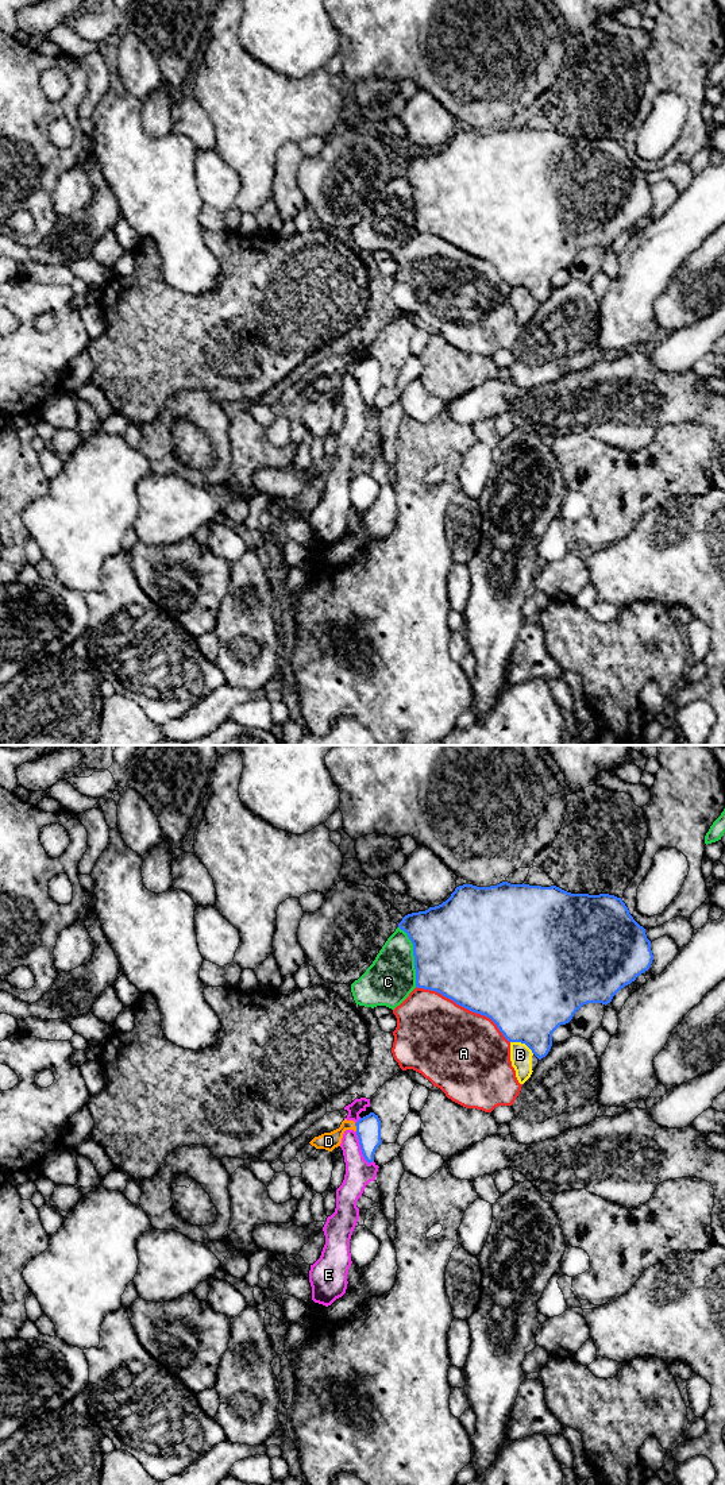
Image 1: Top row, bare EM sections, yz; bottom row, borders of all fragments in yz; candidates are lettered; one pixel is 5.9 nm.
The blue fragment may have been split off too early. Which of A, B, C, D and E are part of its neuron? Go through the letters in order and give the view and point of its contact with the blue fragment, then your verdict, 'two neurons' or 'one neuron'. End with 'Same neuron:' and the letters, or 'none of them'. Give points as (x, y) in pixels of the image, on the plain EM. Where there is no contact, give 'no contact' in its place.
A: contact yz (465, 251); two neurons
B: contact yz (523, 286); two neurons
C: contact yz (413, 199); two neurons
D: contact yz (357, 371); one neuron
E: contact yz (361, 392); two neurons
Same neuron: D

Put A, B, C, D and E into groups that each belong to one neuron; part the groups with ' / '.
A / B / C / D / E

